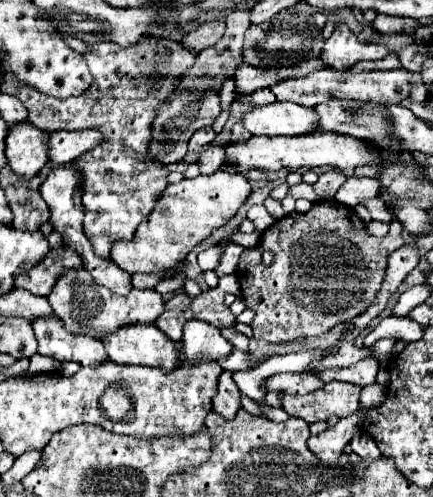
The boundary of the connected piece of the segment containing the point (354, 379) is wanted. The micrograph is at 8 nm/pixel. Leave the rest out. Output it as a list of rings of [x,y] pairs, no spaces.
[[[368,356],[368,358],[362,358],[358,364],[354,366],[348,366],[348,368],[330,368],[330,370],[322,370],[322,372],[316,372],[318,378],[322,382],[330,382],[330,380],[340,380],[340,382],[350,382],[350,384],[358,384],[358,386],[368,386],[376,380],[376,374],[378,374],[378,360]]]

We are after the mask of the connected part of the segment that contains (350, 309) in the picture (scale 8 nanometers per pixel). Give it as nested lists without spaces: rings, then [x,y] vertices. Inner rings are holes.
[[[316,202],[310,212],[306,214],[288,214],[280,220],[276,220],[270,228],[266,228],[260,234],[256,248],[246,248],[240,254],[236,278],[240,282],[240,292],[248,308],[256,312],[252,320],[254,338],[266,340],[266,342],[284,342],[294,338],[310,338],[310,336],[322,336],[336,324],[350,322],[352,318],[366,312],[366,308],[376,300],[384,276],[386,276],[386,260],[388,256],[398,250],[402,240],[402,224],[398,220],[390,222],[390,232],[384,238],[370,236],[366,232],[366,224],[362,218],[344,204],[338,202]],[[272,250],[276,254],[274,262],[270,266],[264,266],[260,262],[262,252]]]

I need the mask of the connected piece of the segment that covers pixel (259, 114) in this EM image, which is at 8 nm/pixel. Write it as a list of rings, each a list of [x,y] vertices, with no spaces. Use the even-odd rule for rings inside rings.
[[[274,102],[270,106],[252,106],[244,112],[240,124],[254,136],[300,136],[316,132],[316,114],[294,102]]]

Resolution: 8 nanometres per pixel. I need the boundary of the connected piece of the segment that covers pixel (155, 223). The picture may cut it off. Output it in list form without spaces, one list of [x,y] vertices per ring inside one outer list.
[[[214,172],[210,176],[184,178],[180,184],[168,184],[162,198],[156,202],[154,212],[150,212],[134,232],[132,240],[112,242],[110,258],[126,272],[164,272],[176,268],[180,260],[204,238],[228,222],[236,210],[250,196],[250,182],[244,174]]]

